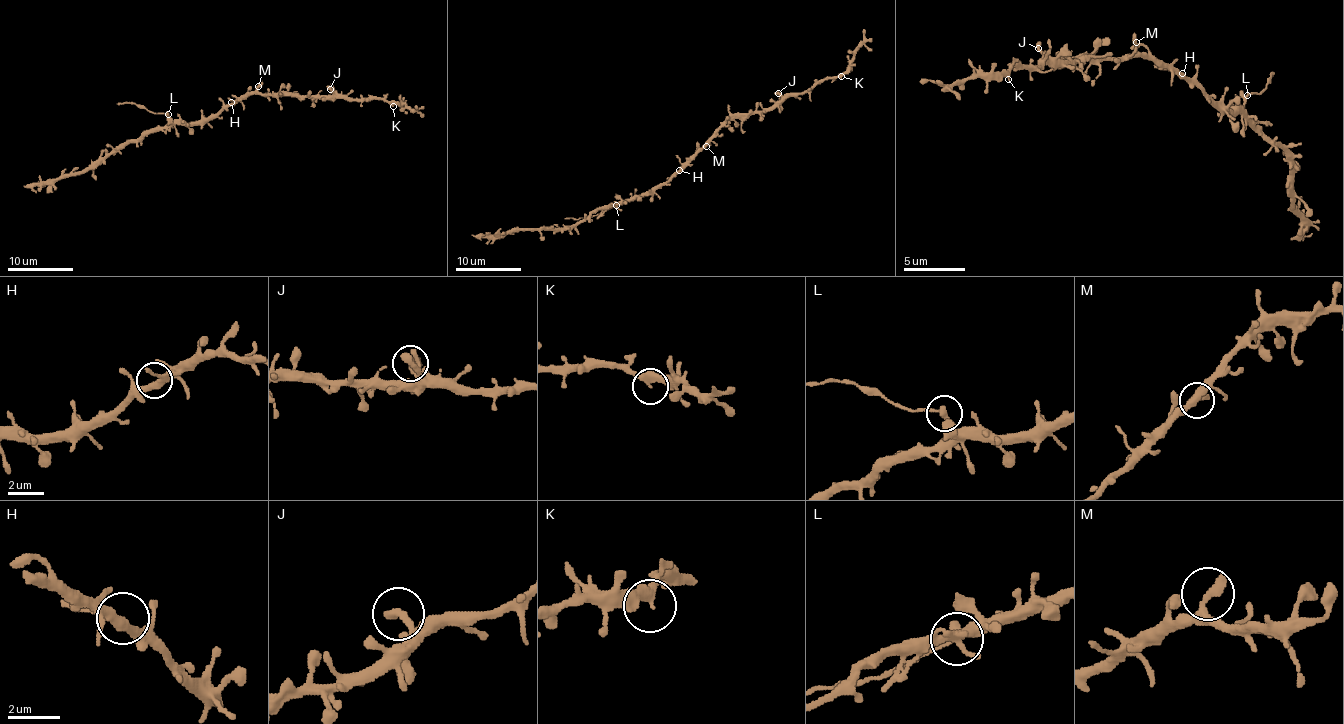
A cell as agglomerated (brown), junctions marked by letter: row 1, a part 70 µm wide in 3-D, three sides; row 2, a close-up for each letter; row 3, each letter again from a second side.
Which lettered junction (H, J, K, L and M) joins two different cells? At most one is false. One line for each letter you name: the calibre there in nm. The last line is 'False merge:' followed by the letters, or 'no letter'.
L: Thickness 280 nm
False merge: L

